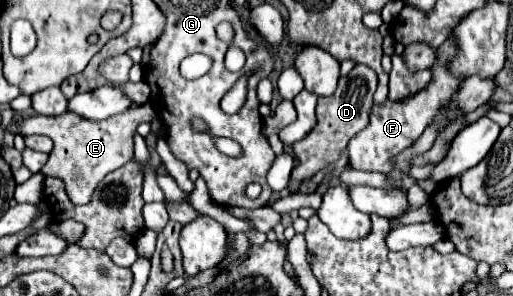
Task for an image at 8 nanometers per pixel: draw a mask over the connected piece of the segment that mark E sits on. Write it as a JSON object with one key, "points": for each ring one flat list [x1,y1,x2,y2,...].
{"points":[[151,104,131,106,129,110,115,114,107,120,93,122,77,116,73,112,65,112,61,116,31,116,19,122,17,132,21,136,29,134,45,134,55,146,49,154,49,162,41,170,45,176,55,176,65,182,65,192,73,204,87,204,91,200,93,190,103,180,105,174,125,166,133,158,133,134,141,122,153,120,155,110]]}

